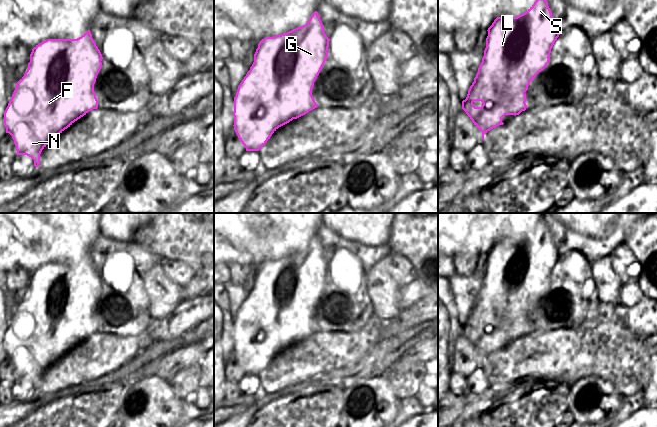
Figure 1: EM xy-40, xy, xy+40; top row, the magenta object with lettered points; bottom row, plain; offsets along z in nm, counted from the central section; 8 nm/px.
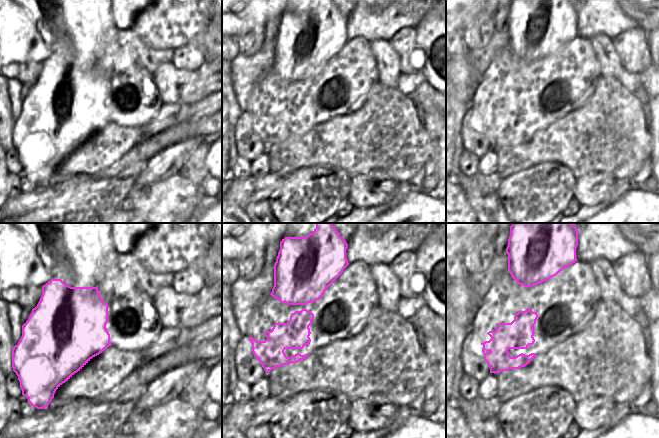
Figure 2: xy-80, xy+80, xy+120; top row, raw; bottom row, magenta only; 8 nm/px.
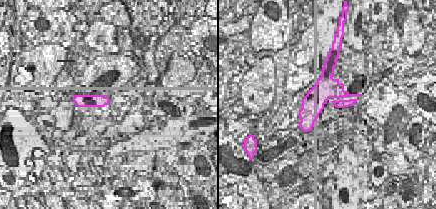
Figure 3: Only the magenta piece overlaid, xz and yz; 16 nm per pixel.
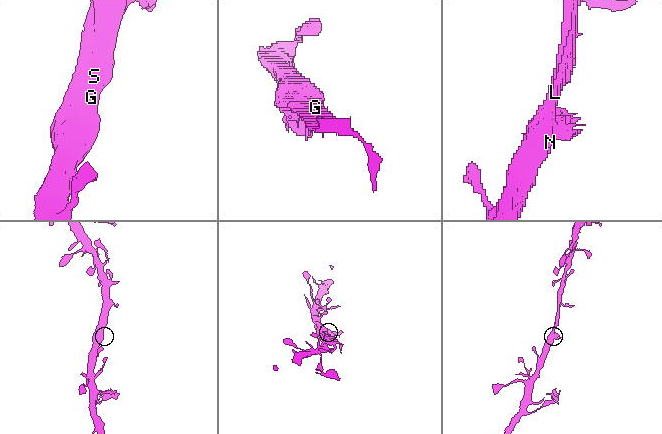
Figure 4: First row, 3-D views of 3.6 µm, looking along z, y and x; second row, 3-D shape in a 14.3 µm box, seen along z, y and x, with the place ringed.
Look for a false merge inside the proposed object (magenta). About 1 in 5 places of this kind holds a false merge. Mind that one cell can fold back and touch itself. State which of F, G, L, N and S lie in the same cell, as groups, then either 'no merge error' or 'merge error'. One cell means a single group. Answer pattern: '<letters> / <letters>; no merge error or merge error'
F G L N S; no merge error

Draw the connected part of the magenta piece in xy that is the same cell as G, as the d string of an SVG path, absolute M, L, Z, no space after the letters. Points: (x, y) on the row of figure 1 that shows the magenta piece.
M315 11L305 25L281 35L265 37L259 42L254 62L234 97L233 126L246 151L259 151L279 127L318 107L312 96L312 88L328 57L329 41L320 16Z

